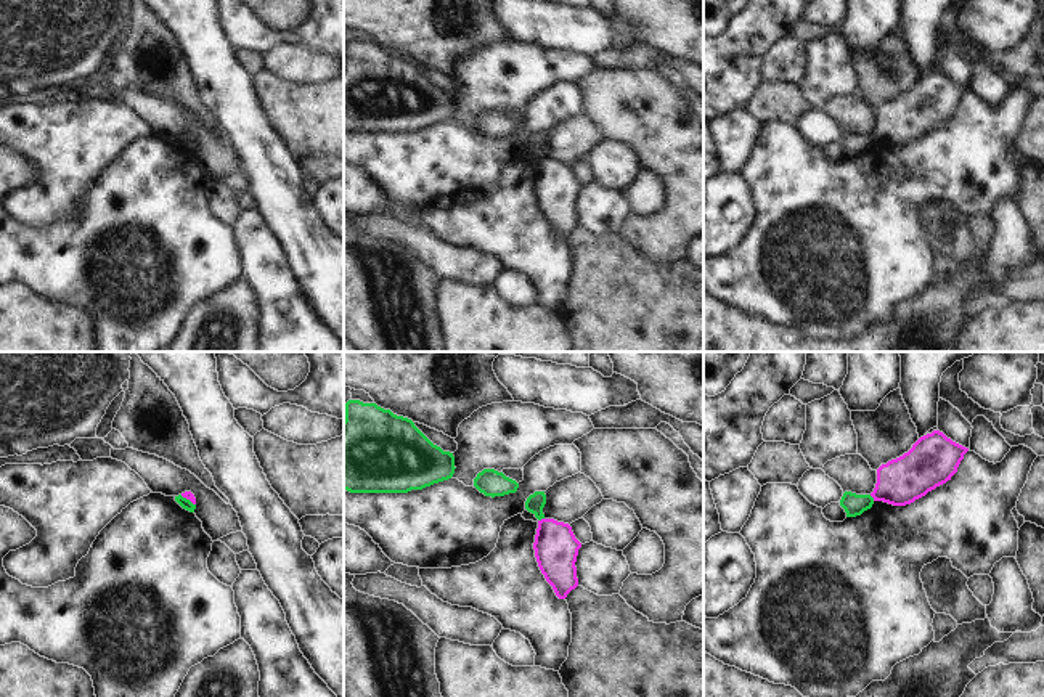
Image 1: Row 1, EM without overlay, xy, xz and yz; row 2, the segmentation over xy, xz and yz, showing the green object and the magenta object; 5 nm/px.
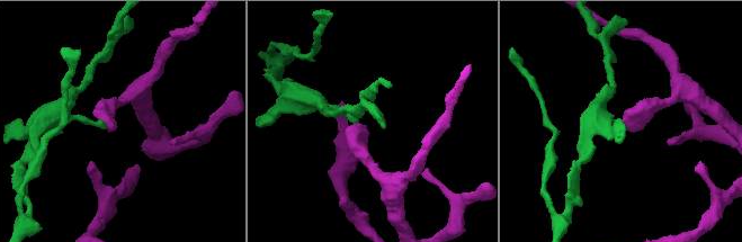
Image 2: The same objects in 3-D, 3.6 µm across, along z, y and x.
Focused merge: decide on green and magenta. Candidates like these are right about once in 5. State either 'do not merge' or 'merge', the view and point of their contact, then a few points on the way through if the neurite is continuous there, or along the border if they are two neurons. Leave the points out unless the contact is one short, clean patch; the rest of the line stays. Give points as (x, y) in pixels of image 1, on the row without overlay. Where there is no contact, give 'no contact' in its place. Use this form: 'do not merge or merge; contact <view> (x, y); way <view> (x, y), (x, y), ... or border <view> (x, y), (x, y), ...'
do not merge; contact xz (540, 159); border xz (543, 158), (538, 161)

